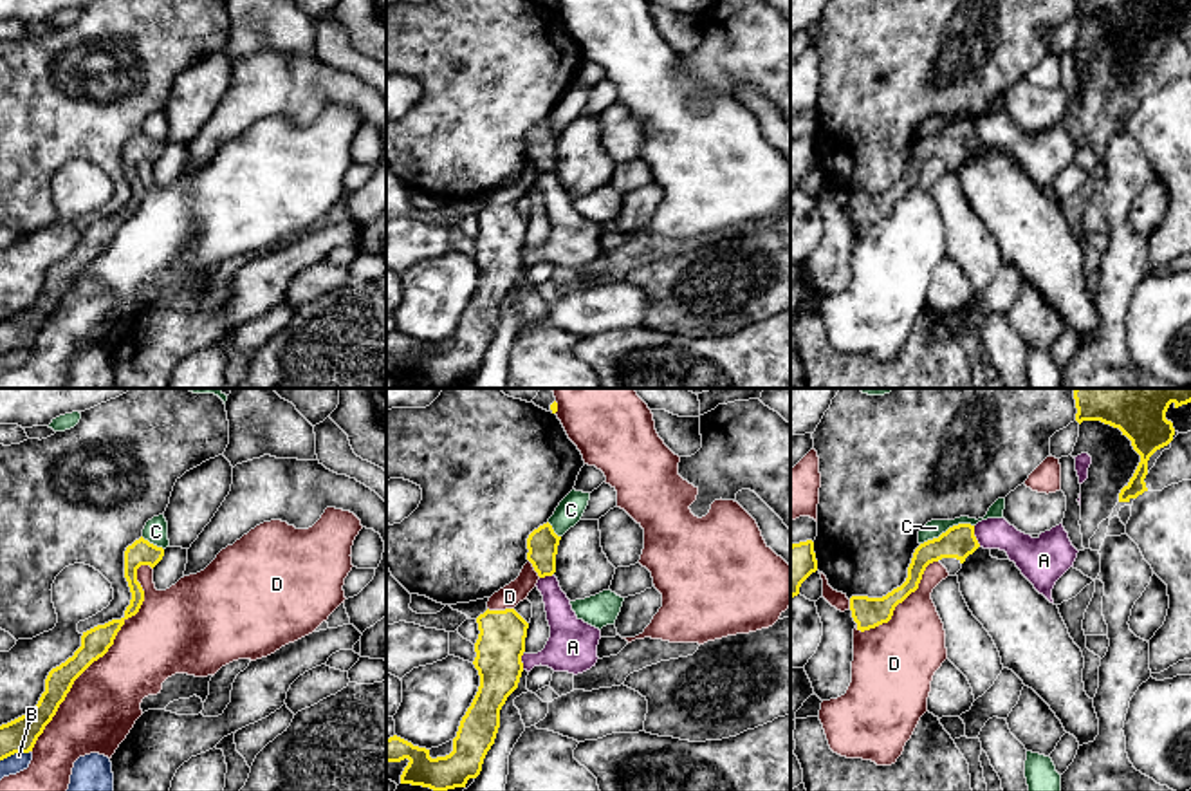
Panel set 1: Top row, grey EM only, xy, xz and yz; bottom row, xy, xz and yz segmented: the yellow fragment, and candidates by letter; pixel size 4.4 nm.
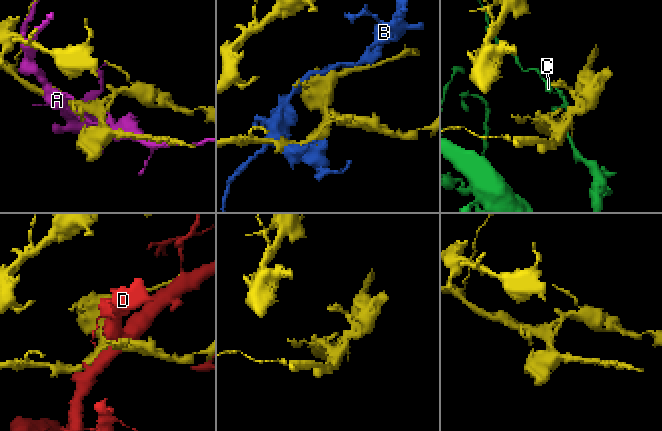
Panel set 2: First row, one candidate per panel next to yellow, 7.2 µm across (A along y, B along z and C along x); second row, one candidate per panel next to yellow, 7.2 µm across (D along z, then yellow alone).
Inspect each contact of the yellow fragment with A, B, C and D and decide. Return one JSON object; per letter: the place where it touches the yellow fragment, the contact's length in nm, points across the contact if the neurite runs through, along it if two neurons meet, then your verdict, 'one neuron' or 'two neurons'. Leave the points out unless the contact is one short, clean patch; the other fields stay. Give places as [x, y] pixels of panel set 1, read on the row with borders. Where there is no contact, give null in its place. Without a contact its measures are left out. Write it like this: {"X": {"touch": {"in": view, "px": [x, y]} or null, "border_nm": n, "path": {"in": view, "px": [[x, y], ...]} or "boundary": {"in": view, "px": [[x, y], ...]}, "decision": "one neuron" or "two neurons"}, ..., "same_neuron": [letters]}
{"A": {"touch": {"in": "yz", "px": [975, 537]}, "border_nm": 100, "decision": "two neurons"}, "B": {"touch": {"in": "xy", "px": [15, 752]}, "border_nm": 140, "decision": "two neurons"}, "C": {"touch": {"in": "yz", "px": [948, 530]}, "border_nm": 260, "boundary": {"in": "yz", "px": [[973, 524], [953, 524], [921, 544]]}, "decision": "two neurons"}, "D": {"touch": {"in": "xy", "px": [101, 656]}, "border_nm": 1000, "decision": "two neurons"}, "same_neuron": []}

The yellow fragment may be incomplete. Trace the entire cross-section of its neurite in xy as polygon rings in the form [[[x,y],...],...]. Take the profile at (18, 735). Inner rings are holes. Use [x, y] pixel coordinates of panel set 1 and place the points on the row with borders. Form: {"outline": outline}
{"outline": [[[143,536],[125,551],[125,578],[128,582],[132,600],[121,619],[97,625],[81,636],[81,647],[60,666],[52,668],[45,679],[45,692],[38,704],[25,715],[0,726],[0,760],[14,753],[32,751],[38,737],[56,715],[74,681],[114,645],[114,639],[125,621],[135,616],[144,601],[144,591],[137,582],[137,569],[150,565],[152,569],[162,560],[164,549],[150,544]]]}

